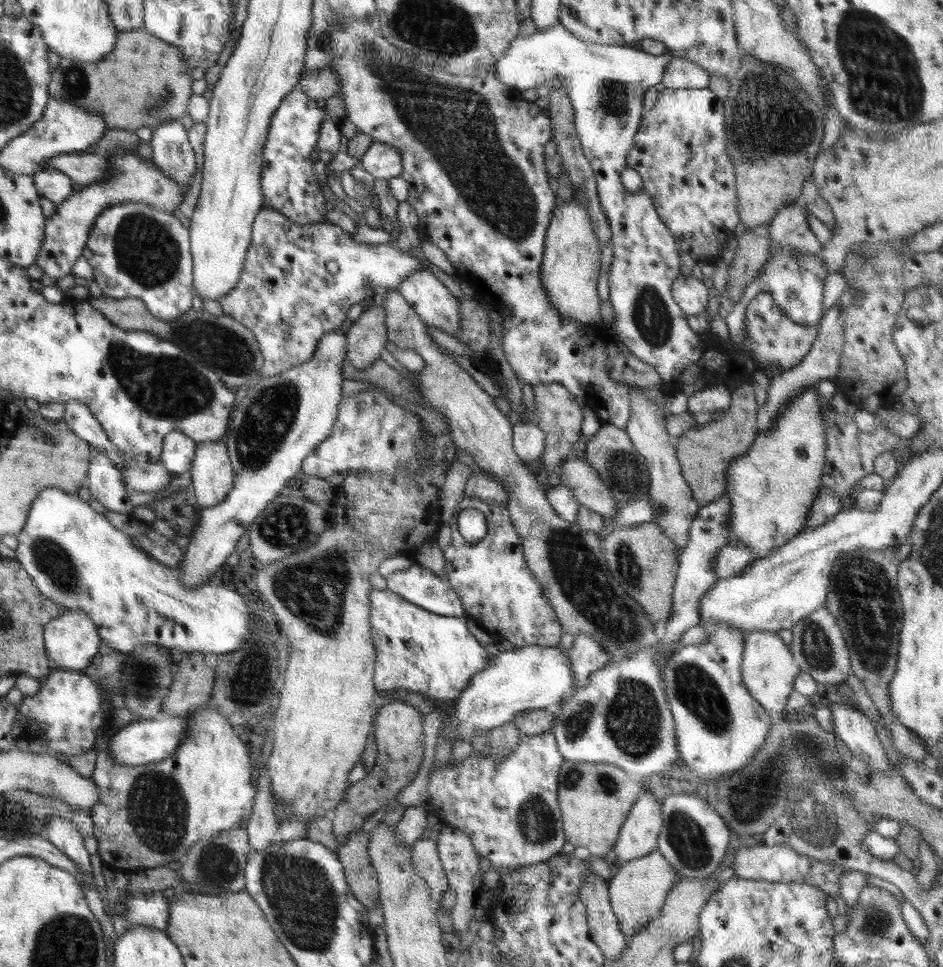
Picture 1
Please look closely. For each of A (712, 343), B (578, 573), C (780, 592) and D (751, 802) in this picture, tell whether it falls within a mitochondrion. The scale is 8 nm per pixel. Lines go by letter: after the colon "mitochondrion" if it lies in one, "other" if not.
A: other
B: mitochondrion
C: other
D: mitochondrion

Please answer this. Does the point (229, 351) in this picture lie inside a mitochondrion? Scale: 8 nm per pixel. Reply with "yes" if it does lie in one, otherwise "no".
yes

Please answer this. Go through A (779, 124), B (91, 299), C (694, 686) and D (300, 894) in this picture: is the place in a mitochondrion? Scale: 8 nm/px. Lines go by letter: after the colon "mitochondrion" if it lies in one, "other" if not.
A: mitochondrion
B: other
C: mitochondrion
D: mitochondrion

